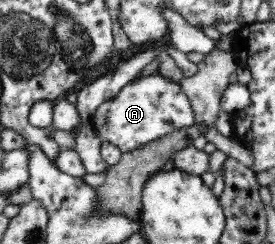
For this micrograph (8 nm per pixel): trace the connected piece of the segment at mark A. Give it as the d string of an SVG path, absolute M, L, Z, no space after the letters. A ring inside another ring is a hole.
M159 72L127 84L117 96L103 102L93 114L93 126L99 136L127 152L159 138L173 129L194 124L194 112L179 83L167 80Z

